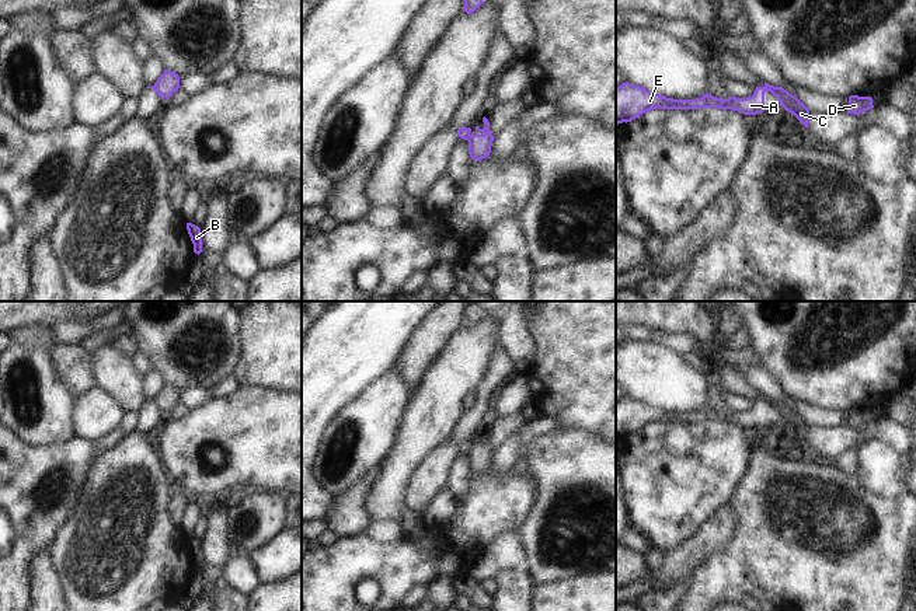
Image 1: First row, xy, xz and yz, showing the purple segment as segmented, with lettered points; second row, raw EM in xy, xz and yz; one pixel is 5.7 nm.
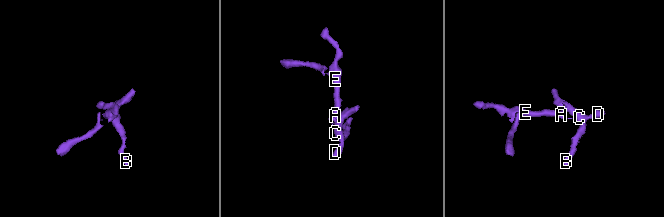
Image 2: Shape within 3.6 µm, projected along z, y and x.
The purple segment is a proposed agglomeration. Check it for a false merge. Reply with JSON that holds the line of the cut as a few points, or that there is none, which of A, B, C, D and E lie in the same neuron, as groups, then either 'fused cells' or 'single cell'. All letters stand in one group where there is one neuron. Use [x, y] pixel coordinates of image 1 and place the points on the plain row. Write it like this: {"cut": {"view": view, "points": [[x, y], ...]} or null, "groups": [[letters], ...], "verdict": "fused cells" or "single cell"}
{"cut": {"view": "xz", "points": [[470, 449], [467, 454]]}, "groups": [["A", "E"], ["B", "C", "D"]], "verdict": "fused cells"}

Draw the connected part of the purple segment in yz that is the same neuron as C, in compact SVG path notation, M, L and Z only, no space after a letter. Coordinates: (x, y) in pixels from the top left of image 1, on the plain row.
M765 397L767 405L770 405L781 418L781 420L793 427L805 441L808 441L809 423L793 408L783 401L774 401Z

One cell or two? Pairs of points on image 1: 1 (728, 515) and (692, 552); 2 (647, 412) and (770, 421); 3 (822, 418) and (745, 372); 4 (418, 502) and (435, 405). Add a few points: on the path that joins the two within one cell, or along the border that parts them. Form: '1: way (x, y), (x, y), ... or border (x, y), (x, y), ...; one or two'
1: way (720, 524), (702, 543); one
2: way (678, 418), (739, 418); one
3: way (803, 409), (789, 402), (765, 383); one
4: border (450, 435), (421, 461), (407, 482); two

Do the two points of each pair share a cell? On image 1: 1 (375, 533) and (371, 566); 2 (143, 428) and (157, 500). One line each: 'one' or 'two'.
1: two
2: two

